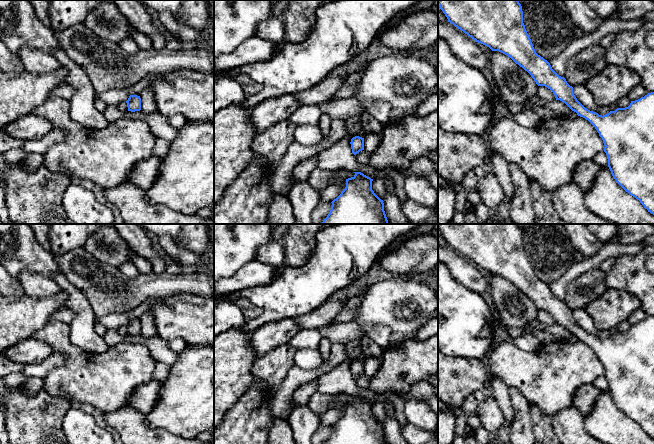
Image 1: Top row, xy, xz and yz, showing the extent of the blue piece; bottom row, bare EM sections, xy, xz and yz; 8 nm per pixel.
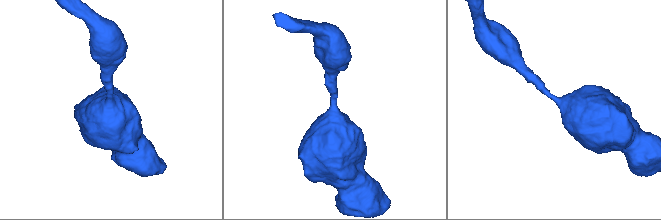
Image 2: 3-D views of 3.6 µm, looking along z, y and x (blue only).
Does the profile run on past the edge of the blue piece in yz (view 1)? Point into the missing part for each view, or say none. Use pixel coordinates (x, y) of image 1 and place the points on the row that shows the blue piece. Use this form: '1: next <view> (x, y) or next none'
1: next none

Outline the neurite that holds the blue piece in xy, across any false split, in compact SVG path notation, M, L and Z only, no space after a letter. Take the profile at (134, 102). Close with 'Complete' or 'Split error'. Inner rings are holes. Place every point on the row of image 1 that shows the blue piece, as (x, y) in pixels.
M130 95L126 101L128 111L135 112L141 110L141 98L137 95Z. Complete

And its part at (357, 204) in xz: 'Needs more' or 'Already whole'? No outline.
Already whole

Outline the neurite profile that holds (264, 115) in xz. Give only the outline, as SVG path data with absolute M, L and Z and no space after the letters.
M296 94L269 98L252 108L251 122L258 134L279 121L289 119L301 107Z

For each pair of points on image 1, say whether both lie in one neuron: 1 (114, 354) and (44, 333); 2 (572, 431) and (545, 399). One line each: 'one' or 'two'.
1: one
2: two

